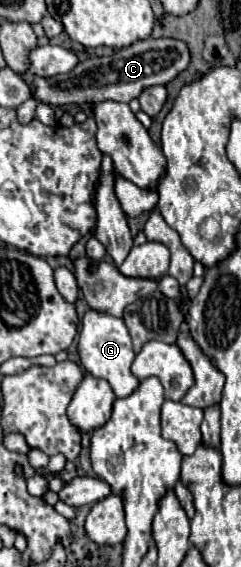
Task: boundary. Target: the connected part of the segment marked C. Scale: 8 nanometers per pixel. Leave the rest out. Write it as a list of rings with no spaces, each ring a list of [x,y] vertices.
[[[147,38],[131,44],[111,56],[89,58],[79,62],[75,70],[69,74],[57,74],[53,78],[31,76],[31,96],[37,102],[65,108],[65,106],[81,106],[81,104],[99,104],[105,100],[115,102],[131,102],[149,86],[167,86],[189,66],[189,46],[183,40],[175,38]]]

